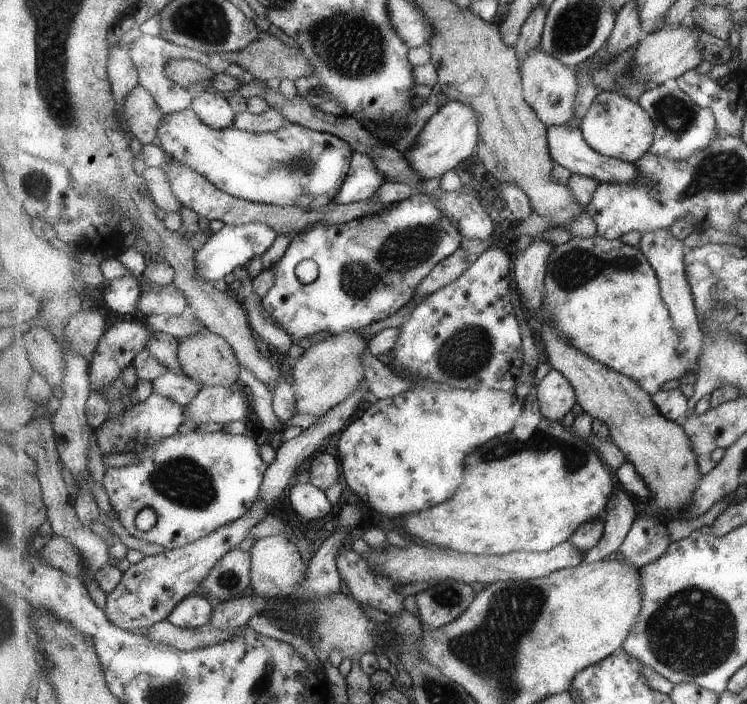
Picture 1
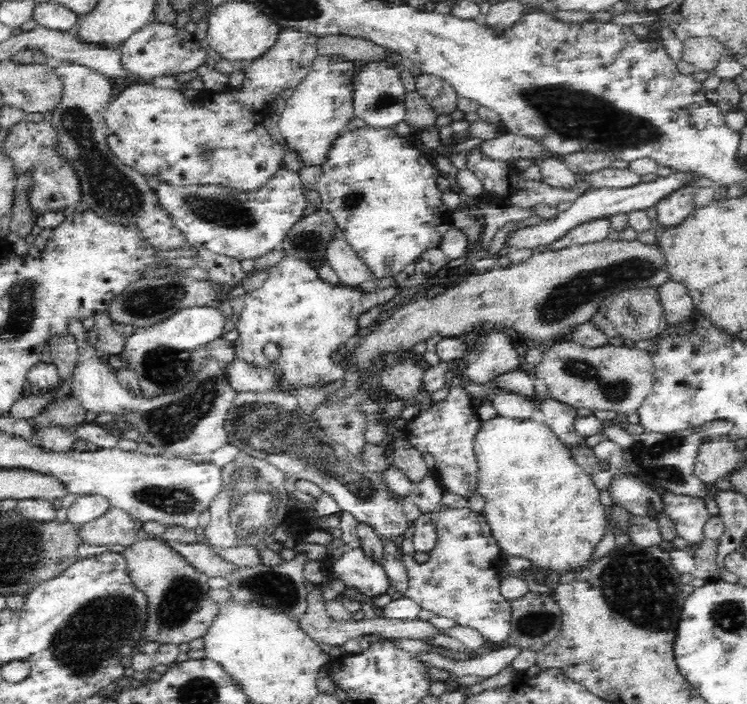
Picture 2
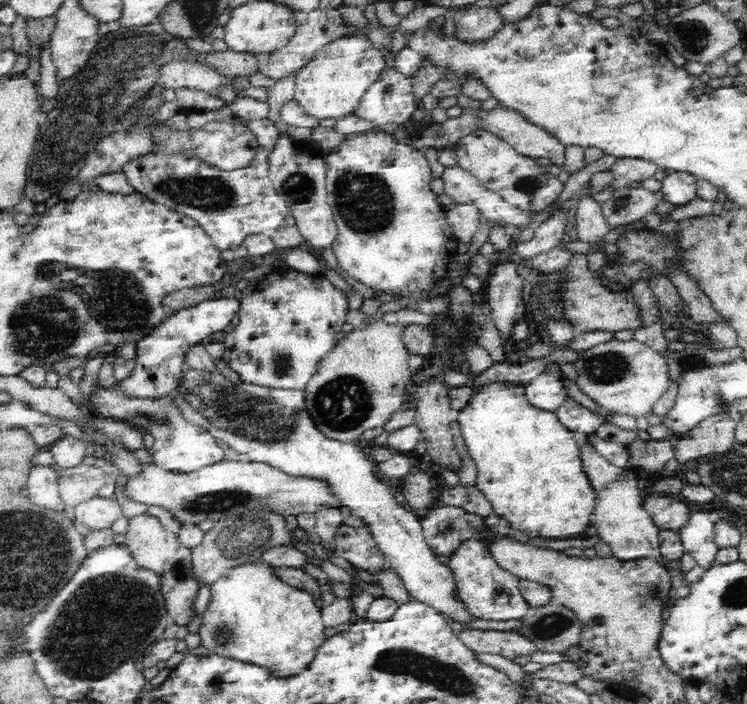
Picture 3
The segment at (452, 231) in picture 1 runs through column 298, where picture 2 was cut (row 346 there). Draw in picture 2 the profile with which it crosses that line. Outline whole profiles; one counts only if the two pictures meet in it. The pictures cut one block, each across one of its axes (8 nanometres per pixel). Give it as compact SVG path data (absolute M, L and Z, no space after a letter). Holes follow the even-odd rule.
M285 255L269 270L268 278L260 288L243 296L245 307L235 324L238 331L238 338L234 341L236 358L251 365L274 369L290 385L298 385L298 388L322 379L342 381L344 365L336 363L331 354L343 350L346 340L356 334L361 314L390 302L396 294L404 291L398 284L375 292L345 285L334 288L320 278L312 264ZM266 344L276 344L280 348L276 360L266 358Z

